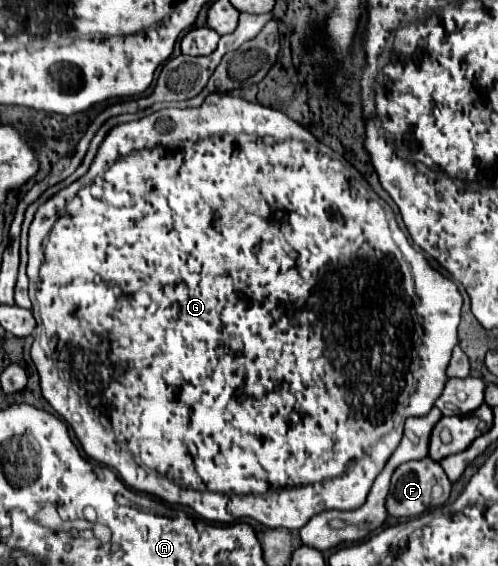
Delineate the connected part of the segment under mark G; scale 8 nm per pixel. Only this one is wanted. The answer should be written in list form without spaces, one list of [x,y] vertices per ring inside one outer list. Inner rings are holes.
[[[215,92],[215,94],[209,94],[205,98],[205,102],[197,108],[183,108],[183,110],[181,108],[163,108],[159,112],[153,112],[153,114],[141,118],[141,120],[127,122],[127,124],[117,124],[109,130],[109,134],[101,142],[91,168],[105,168],[105,170],[101,174],[87,172],[77,182],[59,190],[55,196],[51,196],[47,202],[43,202],[37,208],[35,218],[31,222],[31,228],[29,228],[29,244],[41,244],[43,246],[45,240],[47,240],[47,246],[43,246],[45,260],[43,260],[43,270],[39,274],[39,284],[37,284],[37,302],[39,302],[39,312],[41,312],[41,320],[43,320],[43,326],[45,326],[45,334],[49,338],[49,348],[51,348],[51,352],[31,350],[31,358],[33,358],[35,368],[39,372],[41,392],[43,392],[45,400],[75,430],[75,434],[77,434],[79,442],[83,444],[83,450],[87,452],[87,456],[97,460],[97,462],[103,462],[103,464],[111,466],[113,470],[117,470],[121,474],[123,482],[127,486],[131,486],[133,490],[147,492],[147,494],[157,496],[165,502],[171,502],[171,504],[189,506],[201,518],[211,520],[211,522],[231,524],[231,522],[237,522],[239,518],[253,518],[253,520],[257,520],[257,522],[261,522],[263,526],[269,526],[269,528],[299,530],[319,512],[325,512],[325,510],[357,510],[367,500],[367,494],[369,494],[375,478],[383,470],[385,462],[389,460],[393,450],[399,446],[401,436],[403,436],[405,418],[427,414],[433,408],[439,394],[443,392],[443,386],[447,382],[447,366],[449,366],[449,360],[451,360],[451,350],[459,340],[457,338],[457,328],[459,328],[459,320],[461,320],[459,312],[461,312],[463,298],[461,298],[461,292],[459,292],[457,284],[451,278],[445,278],[439,270],[435,270],[429,264],[429,260],[425,258],[425,254],[419,248],[415,248],[413,244],[409,244],[407,236],[403,234],[398,225],[392,208],[375,194],[375,190],[367,184],[367,180],[361,176],[361,172],[357,172],[343,156],[333,152],[331,148],[327,148],[307,128],[303,128],[299,122],[285,116],[283,112],[279,112],[275,108],[267,108],[263,104],[257,104],[257,102],[247,102],[239,96]],[[107,160],[115,160],[115,162],[107,168]],[[69,210],[77,210],[75,226],[67,226],[67,222],[71,222],[71,218],[61,218]]]

